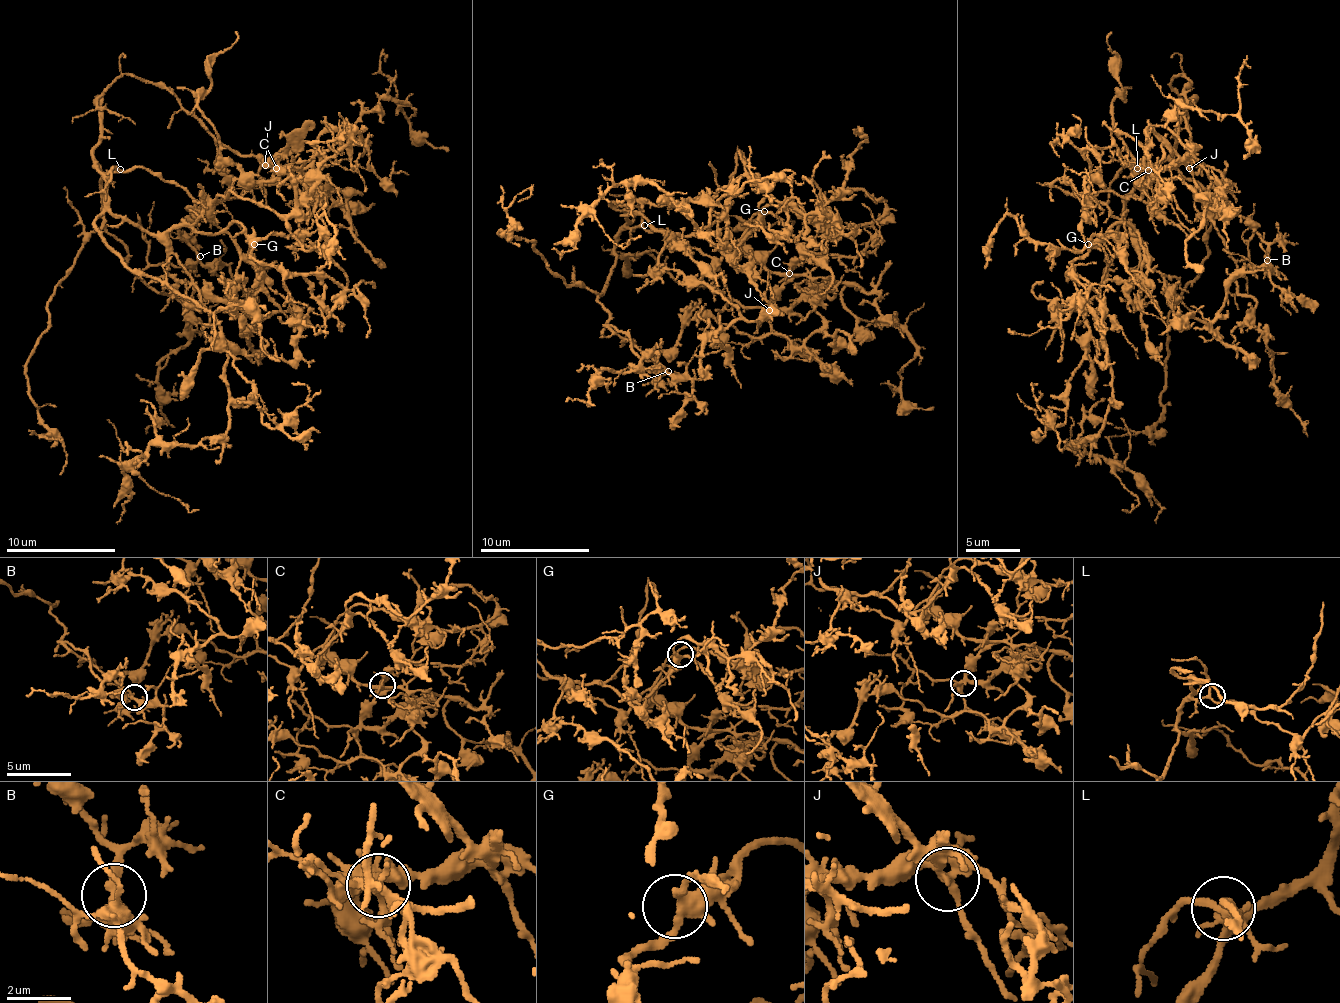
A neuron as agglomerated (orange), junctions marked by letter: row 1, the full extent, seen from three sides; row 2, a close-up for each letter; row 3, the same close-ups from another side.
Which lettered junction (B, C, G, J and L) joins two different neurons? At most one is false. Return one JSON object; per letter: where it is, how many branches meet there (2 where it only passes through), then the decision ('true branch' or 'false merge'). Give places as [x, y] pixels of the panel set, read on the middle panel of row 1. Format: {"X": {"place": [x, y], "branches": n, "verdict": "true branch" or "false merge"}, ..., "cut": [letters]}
{"B": {"place": [668, 371], "branches": 5, "verdict": "true branch"}, "C": {"place": [789, 273], "branches": 7, "verdict": "false merge"}, "G": {"place": [764, 211], "branches": 4, "verdict": "true branch"}, "J": {"place": [769, 310], "branches": 7, "verdict": "true branch"}, "L": {"place": [644, 225], "branches": 4, "verdict": "true branch"}, "cut": ["C"]}

